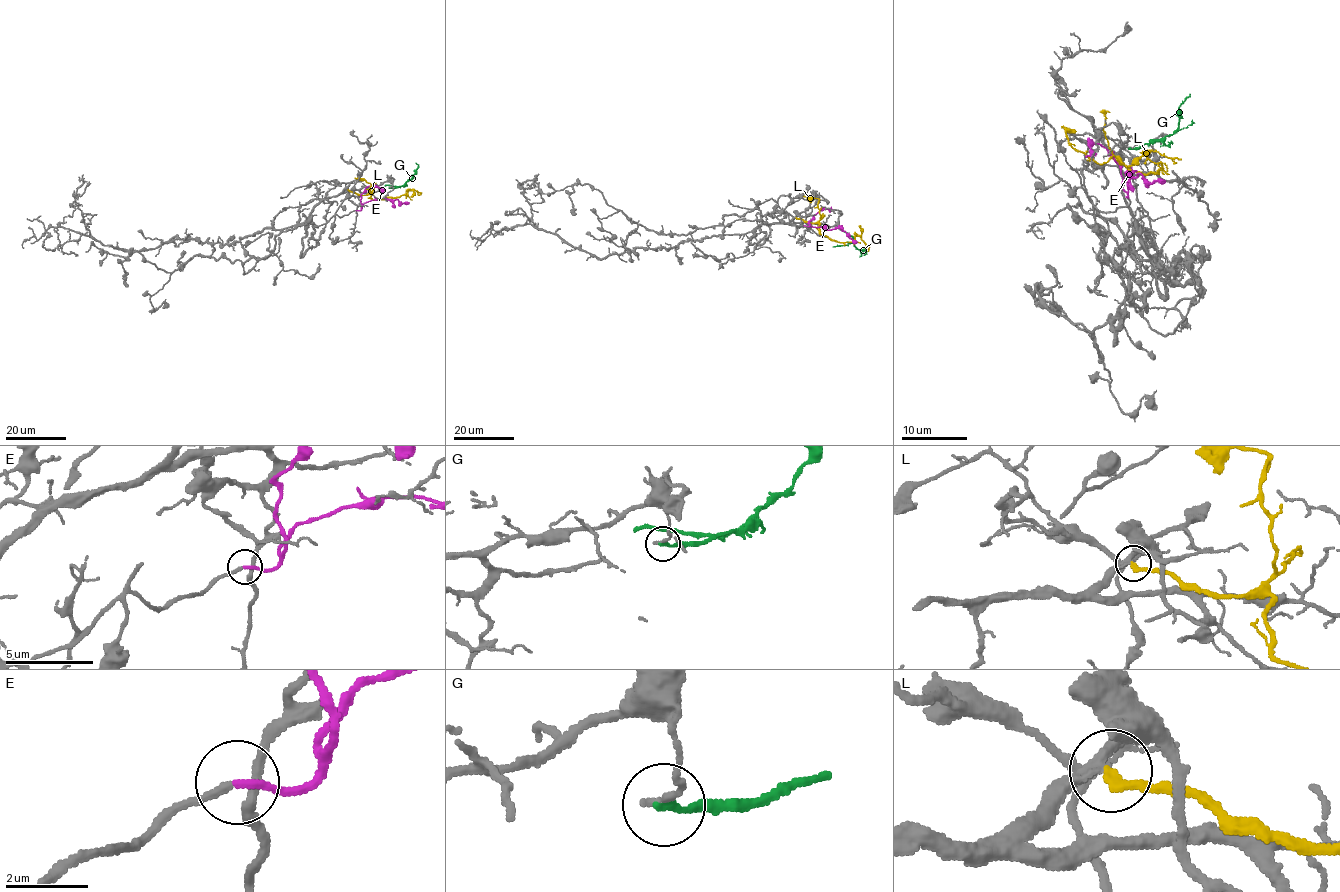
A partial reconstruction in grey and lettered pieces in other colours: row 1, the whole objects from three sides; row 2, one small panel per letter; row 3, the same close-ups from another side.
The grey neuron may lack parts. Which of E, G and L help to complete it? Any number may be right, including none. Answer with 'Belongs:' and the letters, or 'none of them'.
Belongs: E

